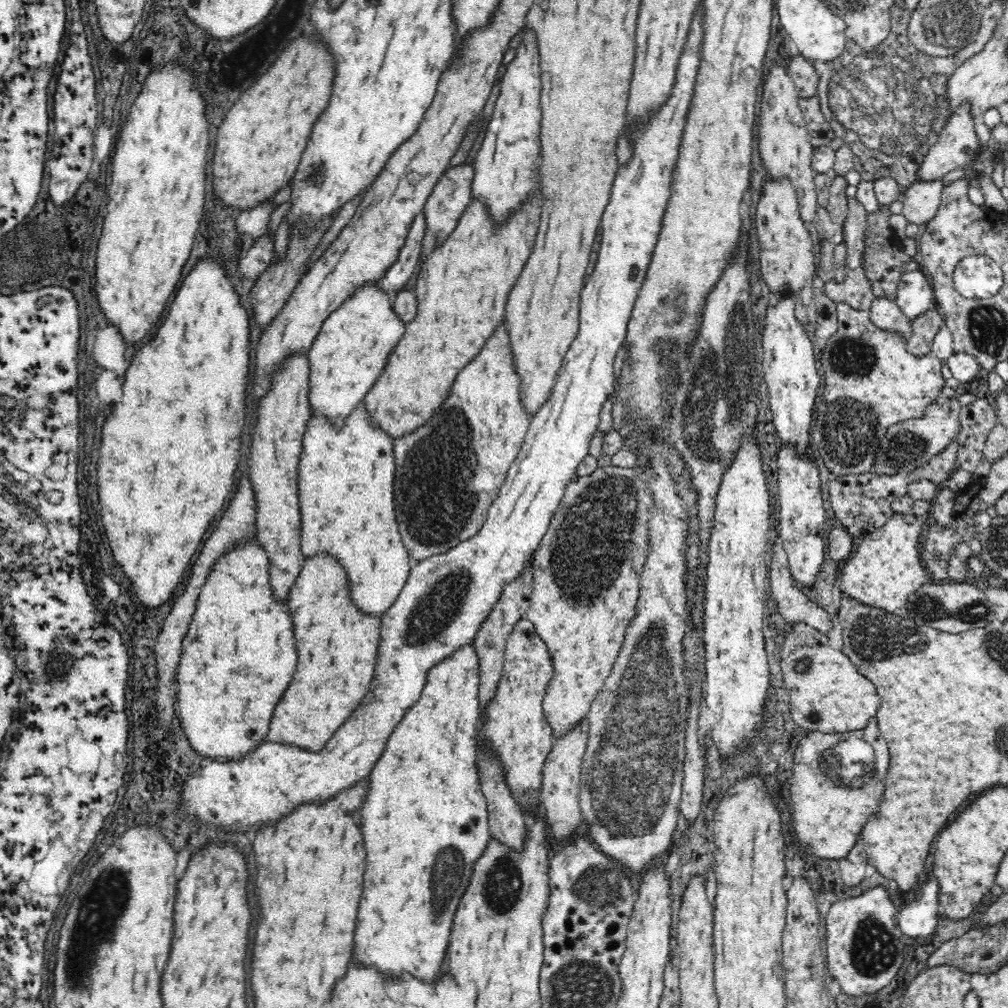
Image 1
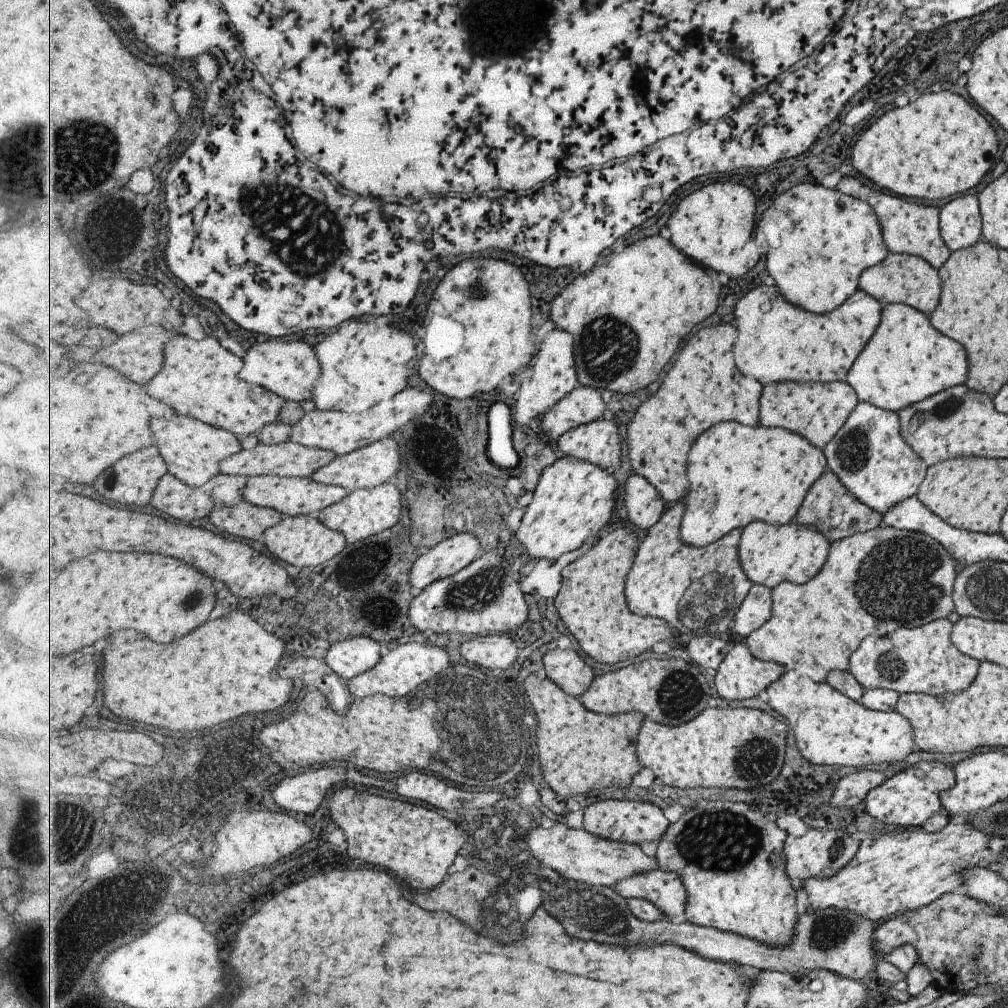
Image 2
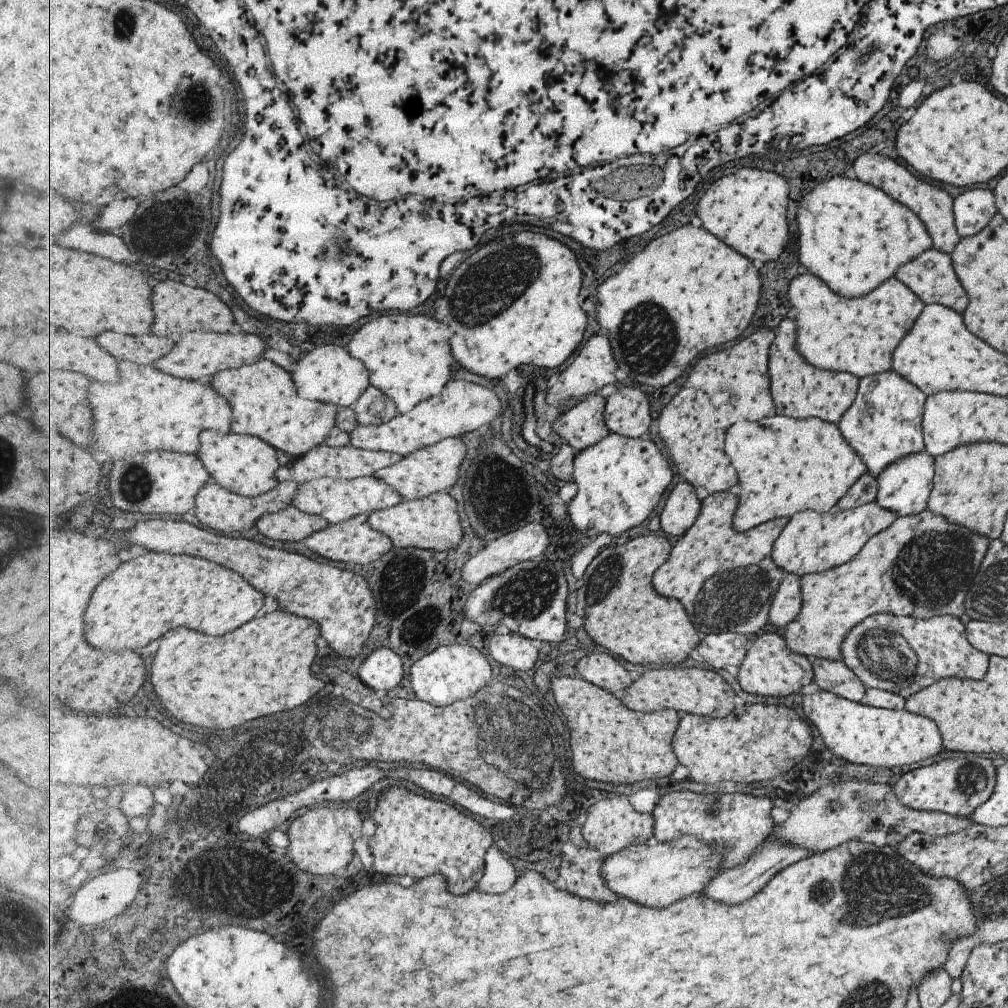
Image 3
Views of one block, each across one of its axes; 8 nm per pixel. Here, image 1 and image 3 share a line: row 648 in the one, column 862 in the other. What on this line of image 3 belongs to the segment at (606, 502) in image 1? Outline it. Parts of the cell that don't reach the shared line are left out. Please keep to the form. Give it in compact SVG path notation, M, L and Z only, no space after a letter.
M929 509L897 517L889 527L874 534L853 558L833 569L802 577L802 613L785 628L784 637L794 653L835 660L847 633L865 618L877 613L926 619L939 615L959 618L964 600L990 540L968 528L945 520Z

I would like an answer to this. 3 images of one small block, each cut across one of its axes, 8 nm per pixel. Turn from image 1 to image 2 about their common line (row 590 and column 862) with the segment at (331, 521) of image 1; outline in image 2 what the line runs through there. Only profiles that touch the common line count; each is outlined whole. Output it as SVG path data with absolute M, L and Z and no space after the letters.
M903 302L883 305L881 322L863 350L859 352L844 381L855 390L859 402L898 411L930 397L967 378L965 350L931 328L925 314Z

